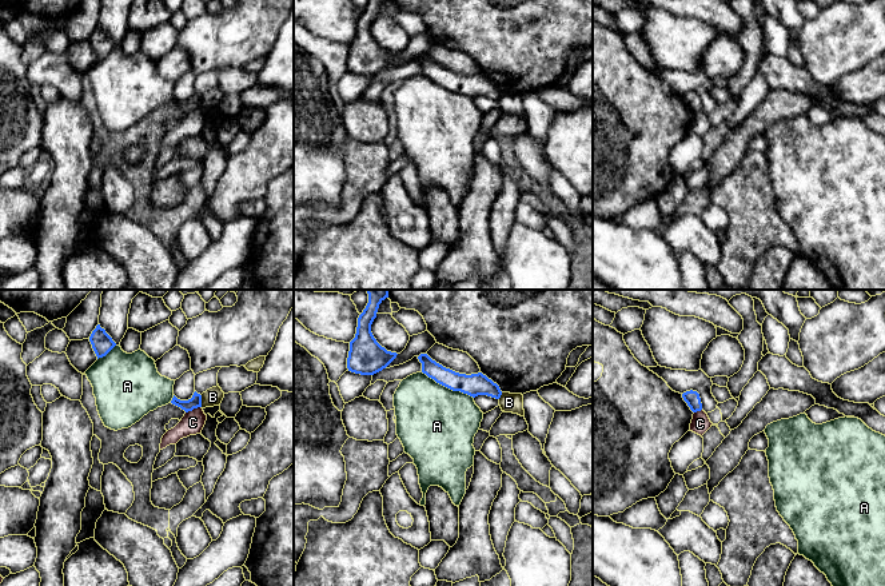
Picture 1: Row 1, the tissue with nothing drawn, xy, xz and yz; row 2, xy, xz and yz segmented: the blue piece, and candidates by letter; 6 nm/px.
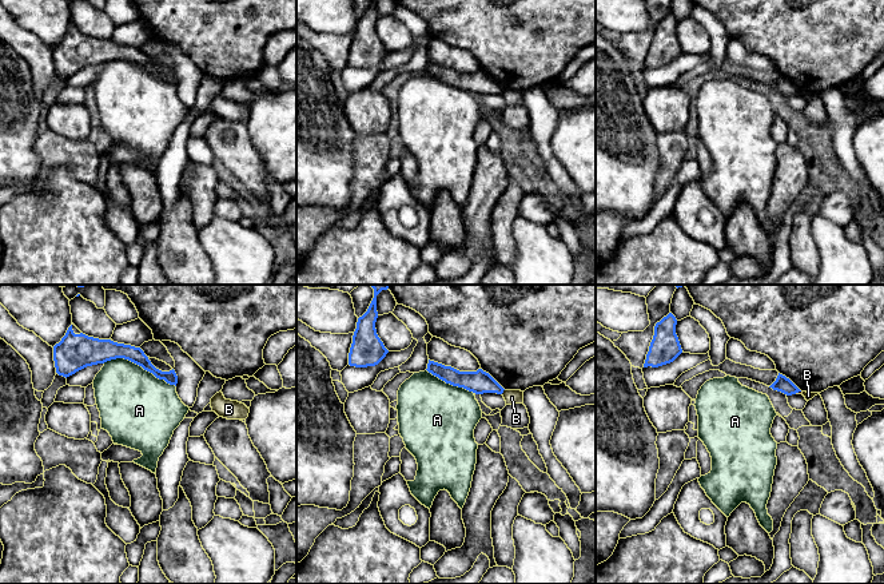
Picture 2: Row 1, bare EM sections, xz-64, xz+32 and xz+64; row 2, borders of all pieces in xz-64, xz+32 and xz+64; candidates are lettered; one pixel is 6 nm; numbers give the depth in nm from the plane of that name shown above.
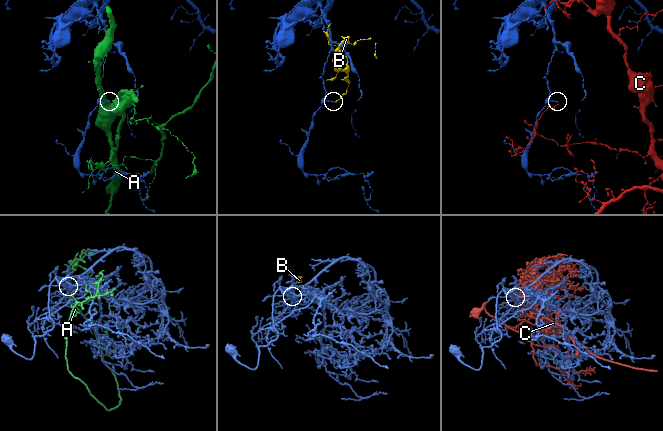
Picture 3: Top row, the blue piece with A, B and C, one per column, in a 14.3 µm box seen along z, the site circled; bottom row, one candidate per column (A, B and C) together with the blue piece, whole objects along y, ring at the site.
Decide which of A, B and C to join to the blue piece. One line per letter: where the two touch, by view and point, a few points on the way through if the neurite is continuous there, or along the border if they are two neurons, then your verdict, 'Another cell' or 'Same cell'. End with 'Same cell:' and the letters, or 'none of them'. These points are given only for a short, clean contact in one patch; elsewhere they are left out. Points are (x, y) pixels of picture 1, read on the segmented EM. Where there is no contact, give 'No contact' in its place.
A: Touches blue at xz (447, 387). Another cell
B: Touches blue at xy (200, 401). Another cell
C: Touches blue at xy (192, 409). Another cell
Same cell: none of them

